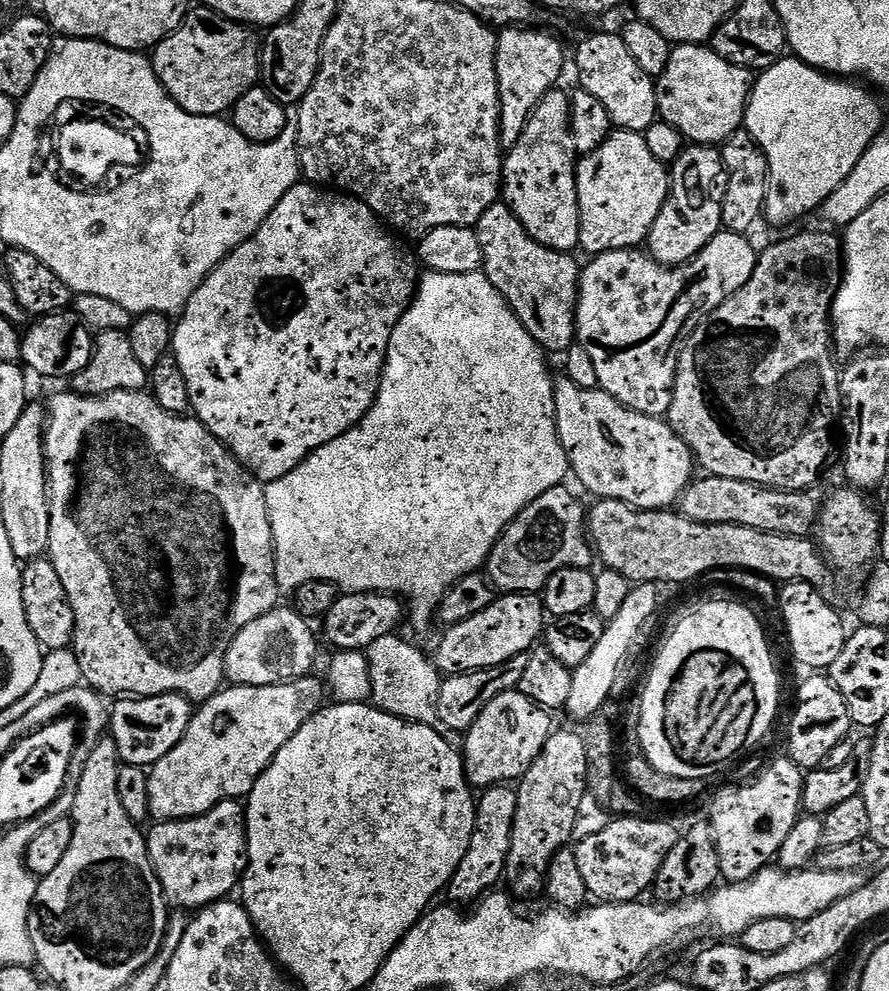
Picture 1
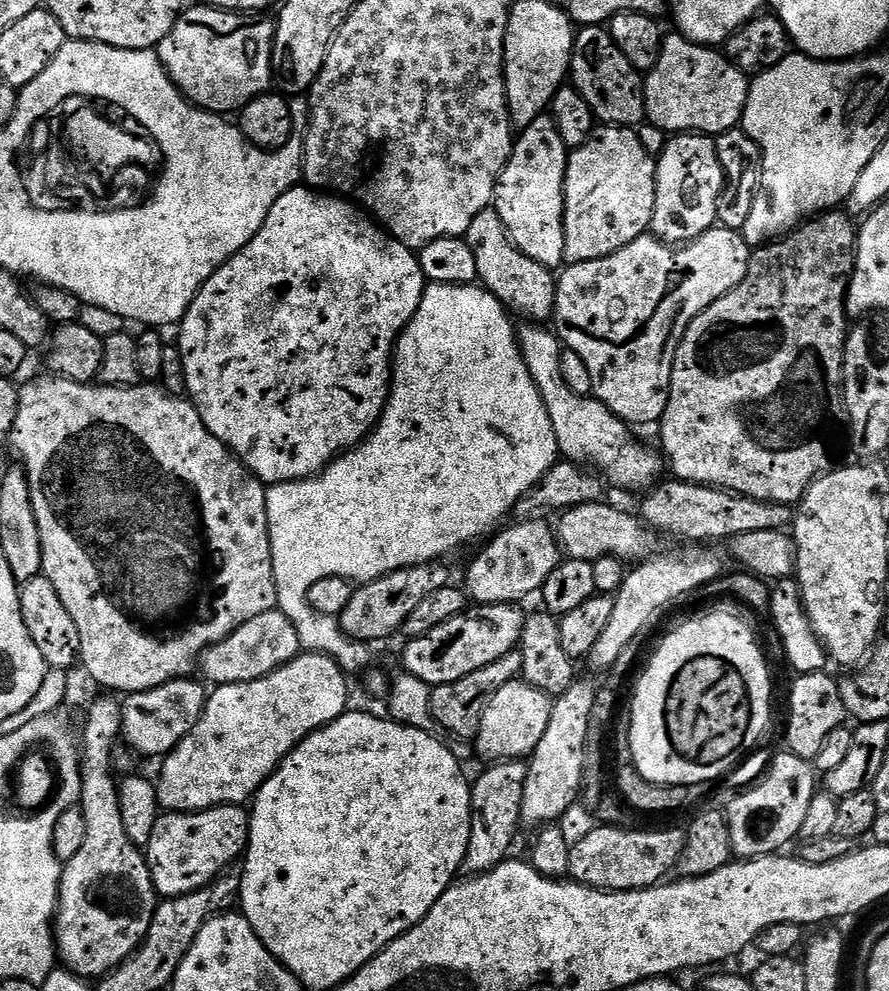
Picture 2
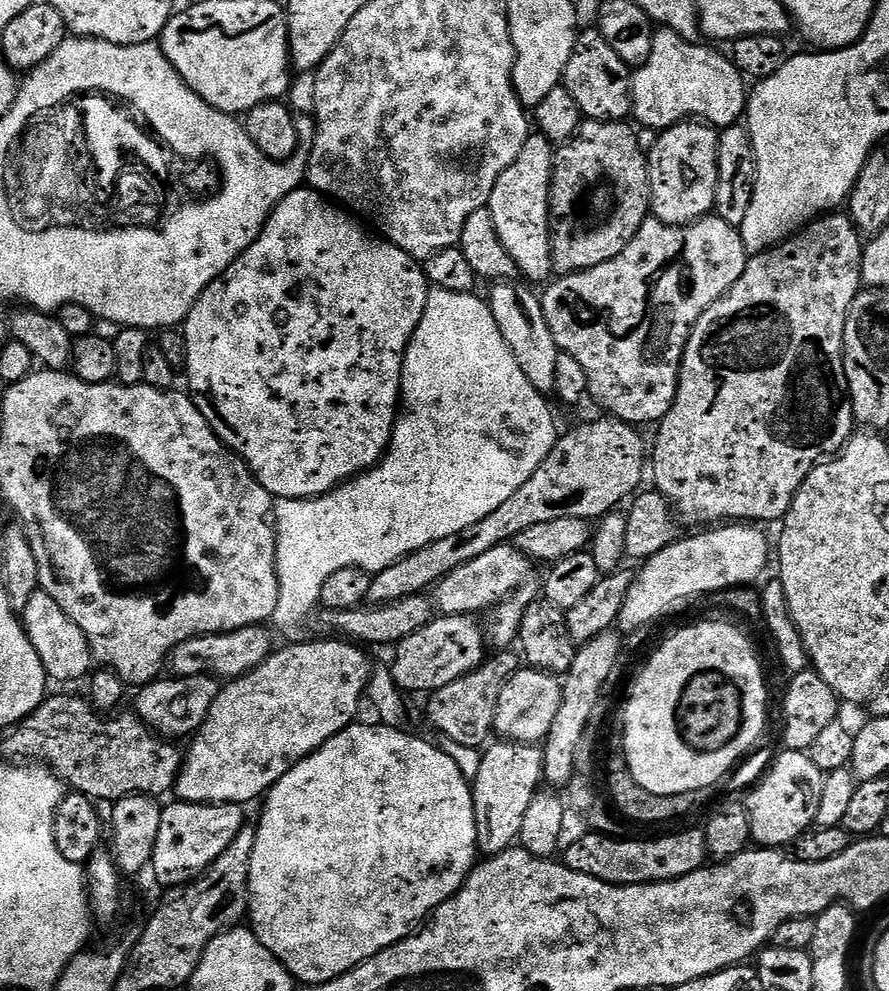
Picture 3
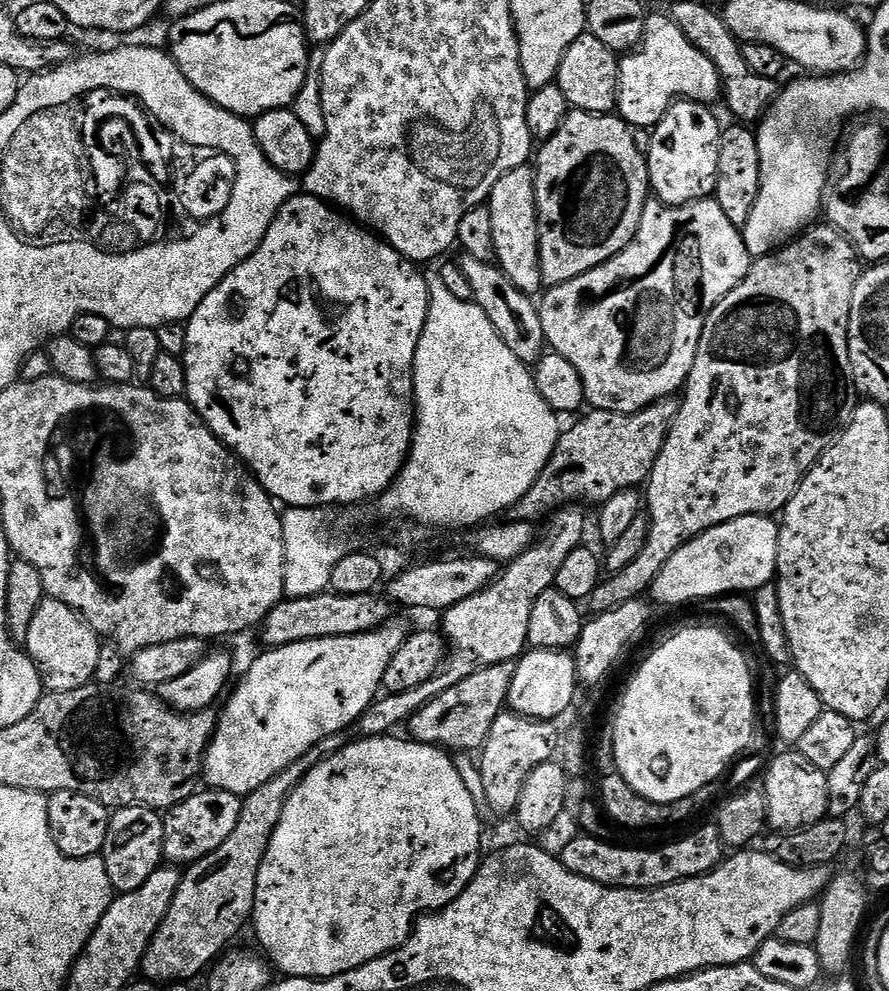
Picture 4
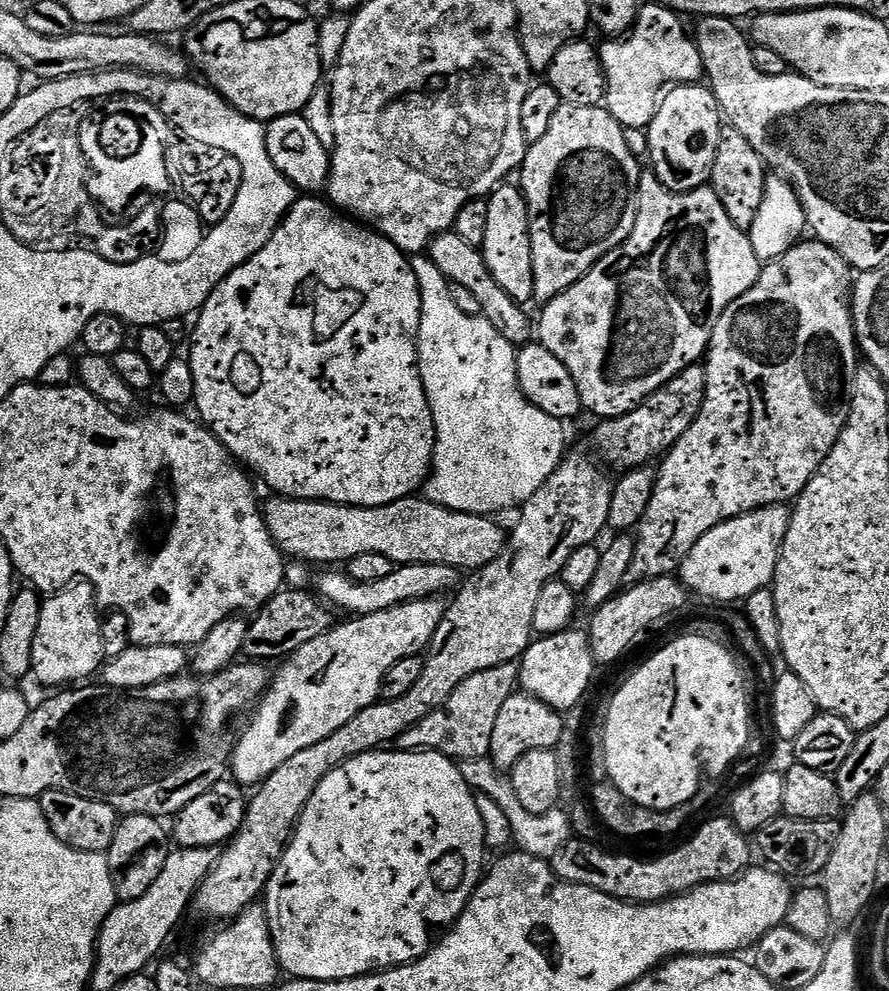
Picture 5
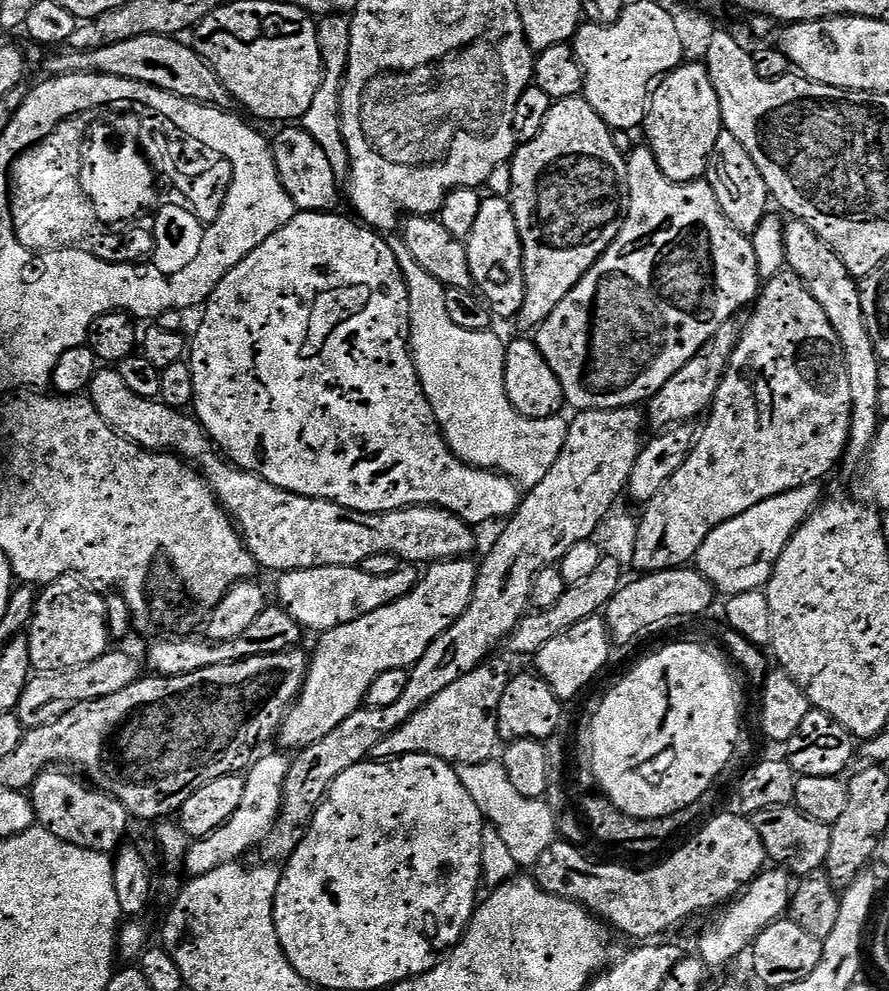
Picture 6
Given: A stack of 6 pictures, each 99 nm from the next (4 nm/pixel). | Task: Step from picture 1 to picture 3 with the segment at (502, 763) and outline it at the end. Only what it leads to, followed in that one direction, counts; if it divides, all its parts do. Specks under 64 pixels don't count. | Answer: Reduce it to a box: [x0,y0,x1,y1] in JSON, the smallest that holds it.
[494,667,563,744]

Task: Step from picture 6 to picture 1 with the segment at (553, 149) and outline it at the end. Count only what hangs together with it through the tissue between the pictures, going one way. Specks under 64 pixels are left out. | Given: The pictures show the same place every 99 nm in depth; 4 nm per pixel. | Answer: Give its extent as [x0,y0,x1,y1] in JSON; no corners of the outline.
[576,131,671,254]

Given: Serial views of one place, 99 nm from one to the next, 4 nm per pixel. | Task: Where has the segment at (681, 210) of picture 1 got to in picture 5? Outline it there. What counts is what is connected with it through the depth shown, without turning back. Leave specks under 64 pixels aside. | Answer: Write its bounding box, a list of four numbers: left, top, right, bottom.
[647,83,722,193]

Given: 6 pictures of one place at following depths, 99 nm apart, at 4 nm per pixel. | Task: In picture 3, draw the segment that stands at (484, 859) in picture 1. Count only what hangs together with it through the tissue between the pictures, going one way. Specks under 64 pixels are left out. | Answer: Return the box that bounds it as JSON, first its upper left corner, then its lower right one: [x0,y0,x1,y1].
[470,738,544,858]

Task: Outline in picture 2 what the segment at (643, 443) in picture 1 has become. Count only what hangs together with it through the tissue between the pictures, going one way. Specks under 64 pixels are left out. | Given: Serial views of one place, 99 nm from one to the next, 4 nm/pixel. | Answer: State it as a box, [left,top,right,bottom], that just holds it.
[518,322,666,493]

